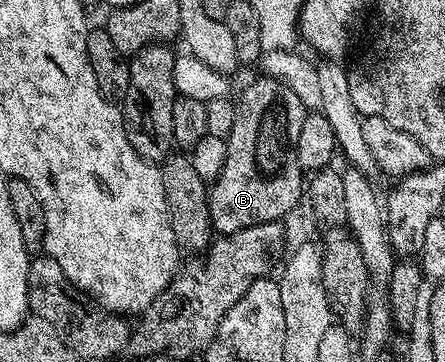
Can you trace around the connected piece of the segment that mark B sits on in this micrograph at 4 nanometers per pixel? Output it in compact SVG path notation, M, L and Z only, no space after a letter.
M258 76L258 79L248 83L246 91L236 98L236 120L232 123L232 132L224 139L224 168L209 187L211 224L219 235L235 234L256 224L277 222L299 204L304 197L304 171L294 145L296 140L300 140L300 128L307 113L305 104L300 96L296 96L296 92L292 92L292 88L269 76Z

